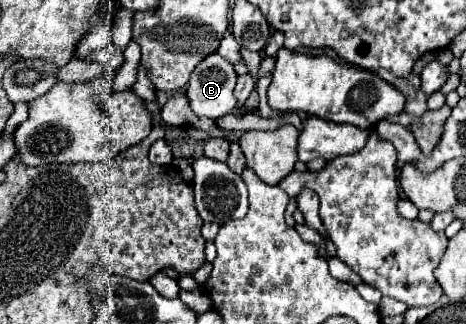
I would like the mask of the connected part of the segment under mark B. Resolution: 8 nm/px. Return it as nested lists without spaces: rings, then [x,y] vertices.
[[[218,53],[208,55],[190,75],[186,97],[192,113],[200,119],[218,119],[236,107],[232,89],[236,85],[234,67]]]

